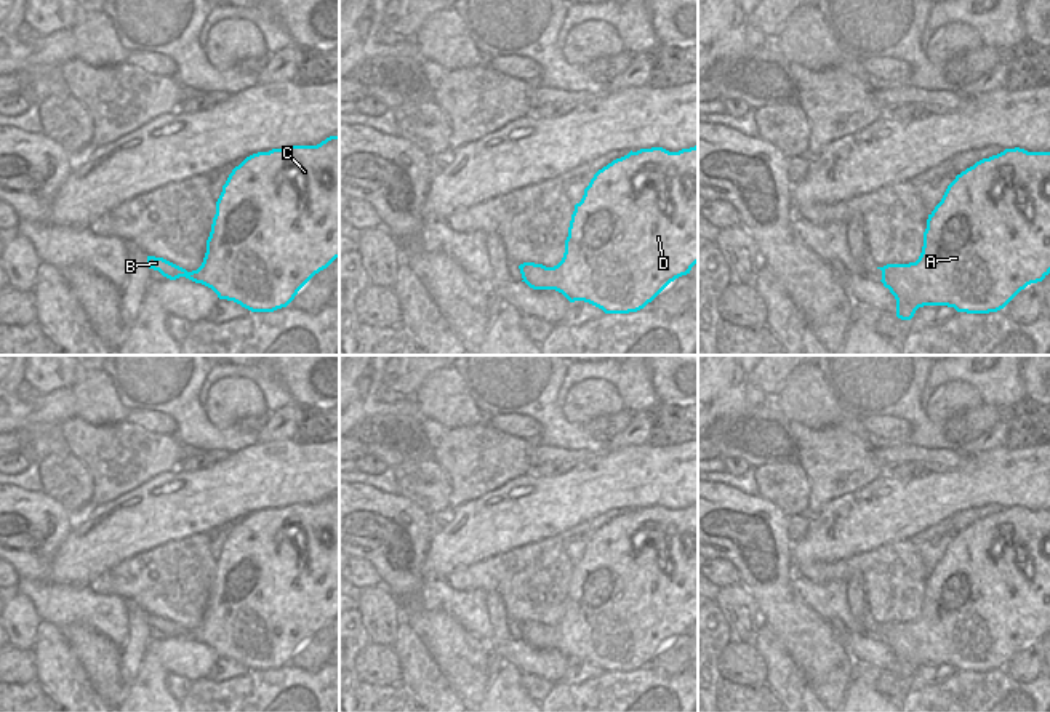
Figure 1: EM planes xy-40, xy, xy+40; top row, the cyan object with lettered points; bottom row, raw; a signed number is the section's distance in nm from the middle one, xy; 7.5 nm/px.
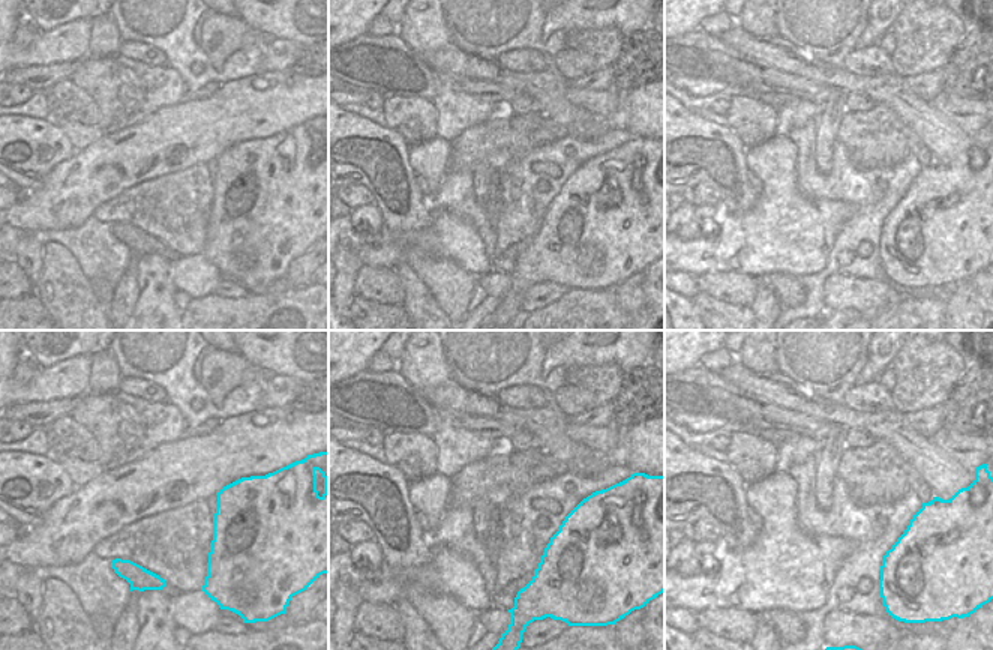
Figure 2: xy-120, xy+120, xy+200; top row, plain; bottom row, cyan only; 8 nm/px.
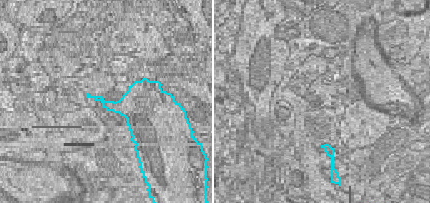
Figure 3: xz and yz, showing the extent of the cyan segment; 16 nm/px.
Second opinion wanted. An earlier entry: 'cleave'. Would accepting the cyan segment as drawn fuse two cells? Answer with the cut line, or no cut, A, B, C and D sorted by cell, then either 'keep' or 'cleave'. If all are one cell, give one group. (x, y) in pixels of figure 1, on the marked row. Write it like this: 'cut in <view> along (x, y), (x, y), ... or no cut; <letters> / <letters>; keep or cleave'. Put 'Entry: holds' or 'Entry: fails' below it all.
no cut; A B C D; keep
Entry: fails

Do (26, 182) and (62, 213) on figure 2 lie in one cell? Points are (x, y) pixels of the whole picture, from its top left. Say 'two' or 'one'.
two

